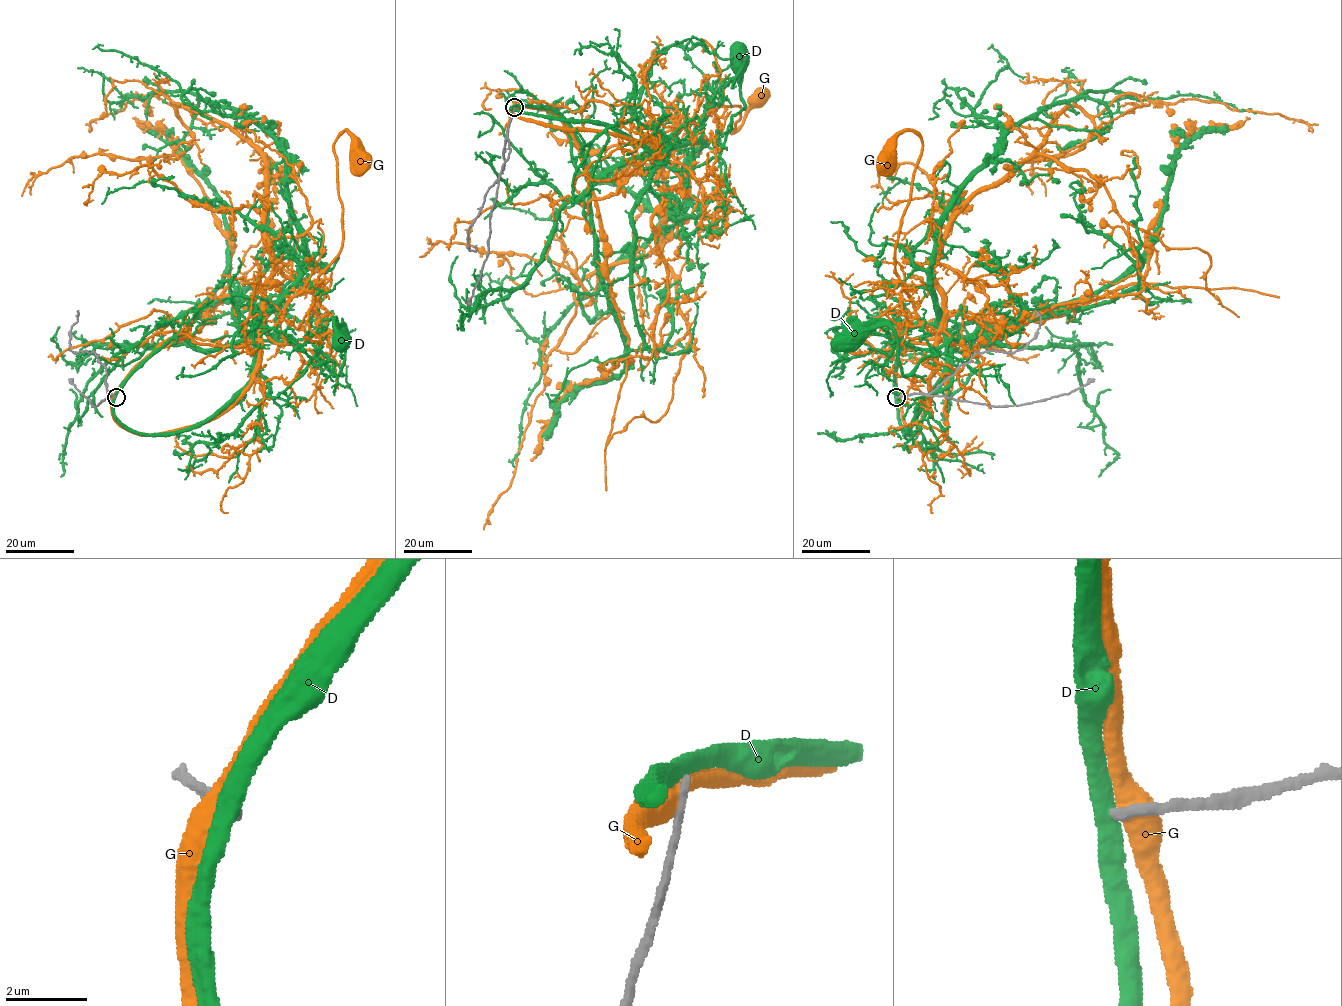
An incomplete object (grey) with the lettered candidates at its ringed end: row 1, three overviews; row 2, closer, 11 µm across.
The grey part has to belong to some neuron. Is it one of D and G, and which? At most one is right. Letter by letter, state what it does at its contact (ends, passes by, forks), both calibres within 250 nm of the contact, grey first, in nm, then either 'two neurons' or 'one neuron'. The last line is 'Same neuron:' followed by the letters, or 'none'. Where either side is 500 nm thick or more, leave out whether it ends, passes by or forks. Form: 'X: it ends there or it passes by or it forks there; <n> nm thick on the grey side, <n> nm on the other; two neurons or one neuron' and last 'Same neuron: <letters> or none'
D: it passes by; 220 nm thick on the grey side, 440 nm on the other; two neurons
G: 280 nm thick on the grey side, 550 nm on the other; two neurons
Same neuron: none

